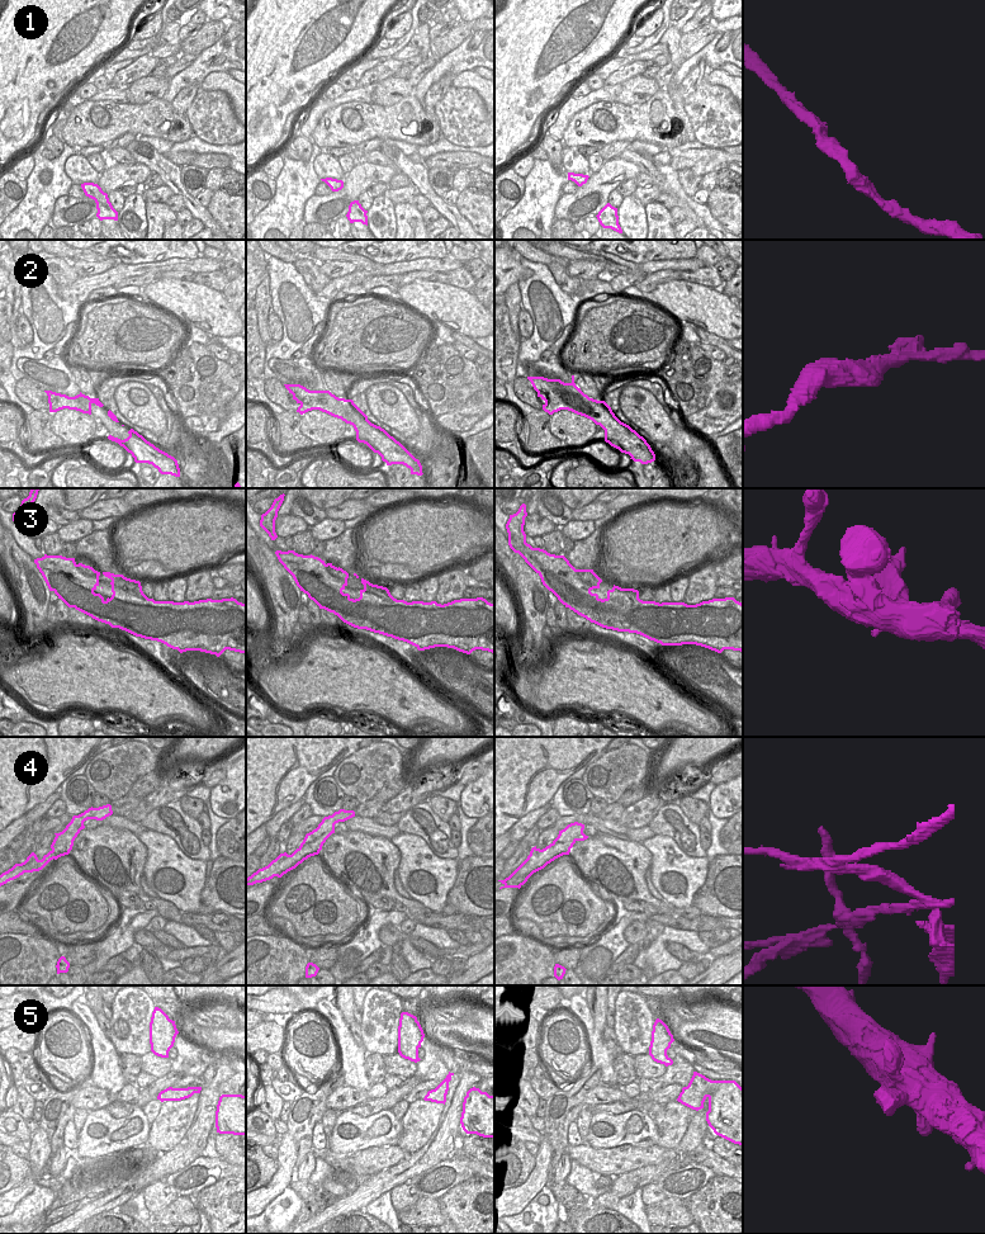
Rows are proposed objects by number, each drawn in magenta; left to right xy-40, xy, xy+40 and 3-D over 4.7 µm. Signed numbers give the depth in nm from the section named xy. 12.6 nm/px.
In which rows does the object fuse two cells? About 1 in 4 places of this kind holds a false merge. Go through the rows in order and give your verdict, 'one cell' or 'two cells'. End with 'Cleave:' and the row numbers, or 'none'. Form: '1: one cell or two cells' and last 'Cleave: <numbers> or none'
1: one cell
2: one cell
3: one cell
4: two cells
5: one cell
Cleave: 4

